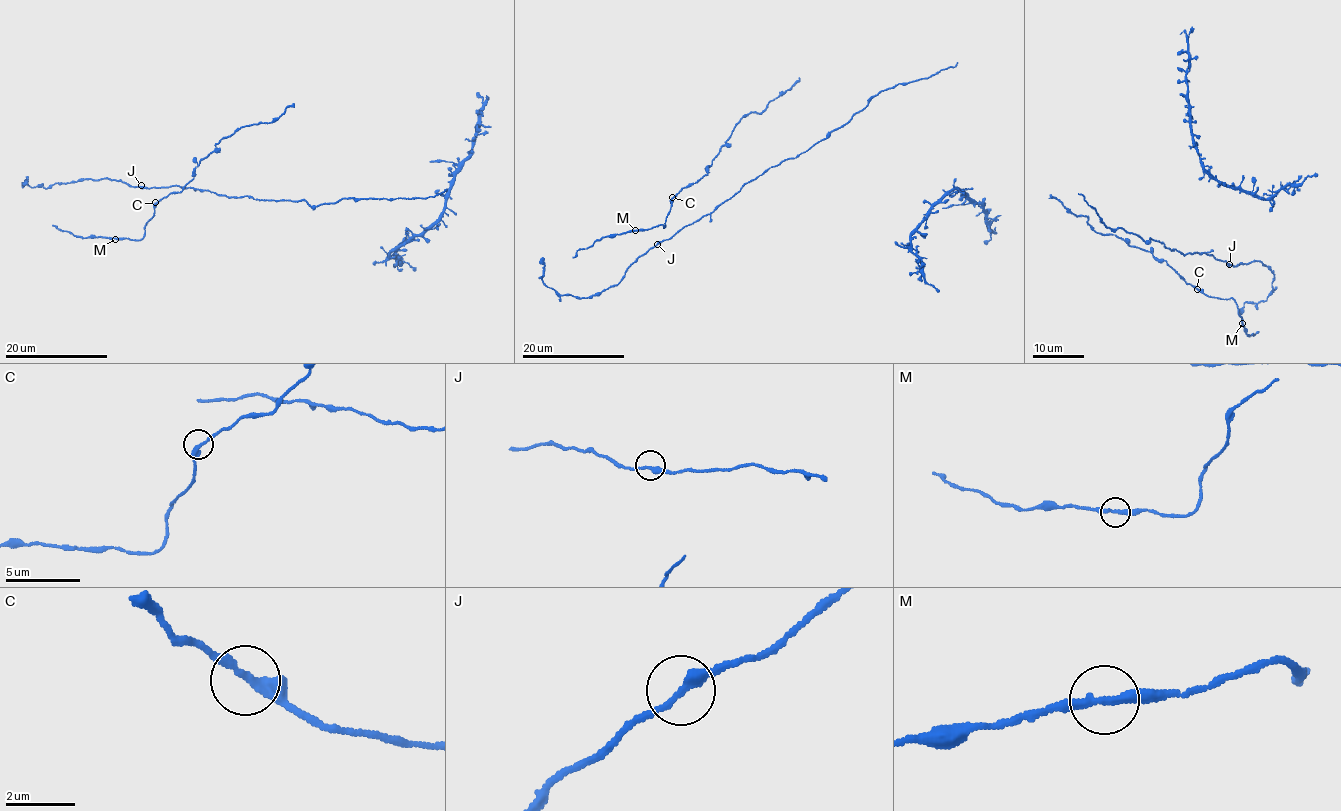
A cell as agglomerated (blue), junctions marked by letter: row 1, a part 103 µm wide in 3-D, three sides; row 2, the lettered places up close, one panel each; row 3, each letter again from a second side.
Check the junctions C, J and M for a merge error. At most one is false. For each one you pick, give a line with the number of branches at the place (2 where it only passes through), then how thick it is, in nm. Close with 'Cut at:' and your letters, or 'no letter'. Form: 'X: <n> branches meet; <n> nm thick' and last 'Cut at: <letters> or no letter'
Cut at: no letter

